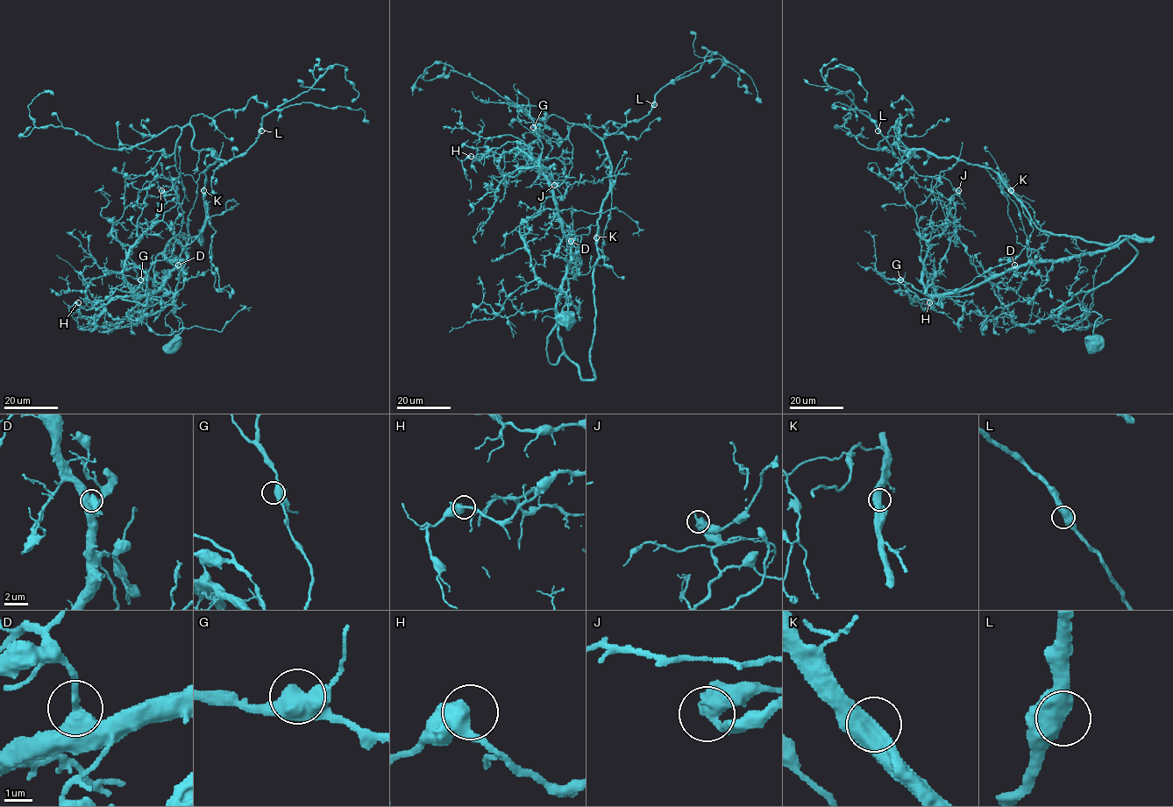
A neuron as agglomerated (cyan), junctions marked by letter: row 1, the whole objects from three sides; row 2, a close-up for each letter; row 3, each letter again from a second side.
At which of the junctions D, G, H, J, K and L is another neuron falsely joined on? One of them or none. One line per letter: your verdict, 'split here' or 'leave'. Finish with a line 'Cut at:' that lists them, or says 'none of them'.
D: leave
G: leave
H: leave
J: leave
K: leave
L: leave
Cut at: none of them

